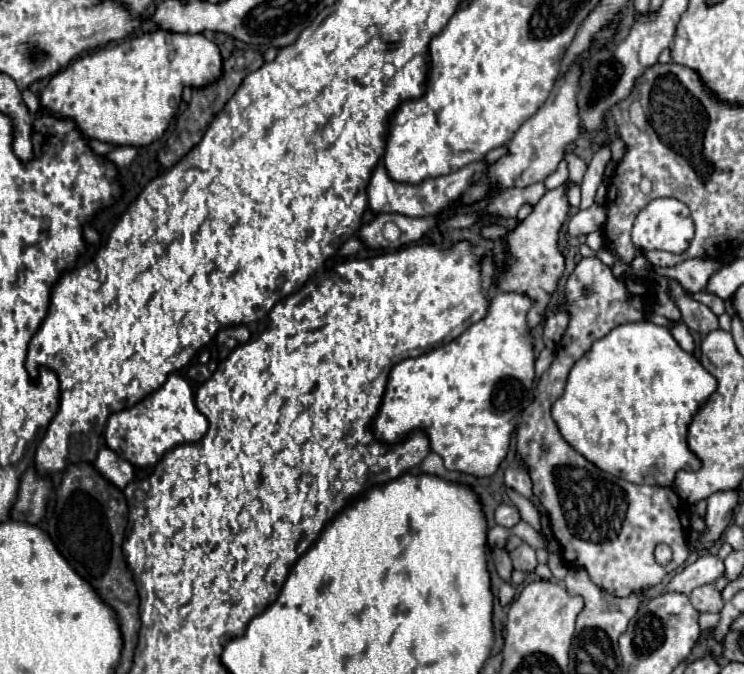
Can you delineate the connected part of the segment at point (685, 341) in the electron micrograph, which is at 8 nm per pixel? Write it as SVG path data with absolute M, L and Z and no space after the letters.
M682 319L672 323L672 327L670 327L670 333L672 333L672 337L674 337L674 339L680 343L680 347L682 347L682 349L686 349L686 351L694 349L692 335L690 335L690 331L688 331L688 327L684 325L684 321L682 321Z

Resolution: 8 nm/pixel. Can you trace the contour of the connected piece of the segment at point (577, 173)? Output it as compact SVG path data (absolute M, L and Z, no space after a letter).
M568 153L566 155L566 163L568 163L568 171L570 171L570 179L574 183L582 183L582 177L584 177L584 171L586 171L586 163L576 157L574 153Z

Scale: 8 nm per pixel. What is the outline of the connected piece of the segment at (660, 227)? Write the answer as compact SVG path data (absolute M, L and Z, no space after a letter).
M672 197L664 199L652 199L636 217L634 229L632 229L632 241L640 249L662 249L672 253L682 253L690 239L694 237L694 223L690 217L688 207Z

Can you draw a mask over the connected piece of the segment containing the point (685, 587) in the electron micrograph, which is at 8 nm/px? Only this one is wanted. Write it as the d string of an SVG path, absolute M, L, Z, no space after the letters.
M702 555L698 557L692 565L686 565L682 569L682 573L678 571L672 581L668 583L668 591L678 591L684 595L690 595L692 589L706 585L706 583L714 583L718 577L726 575L726 567L724 561L718 555Z

